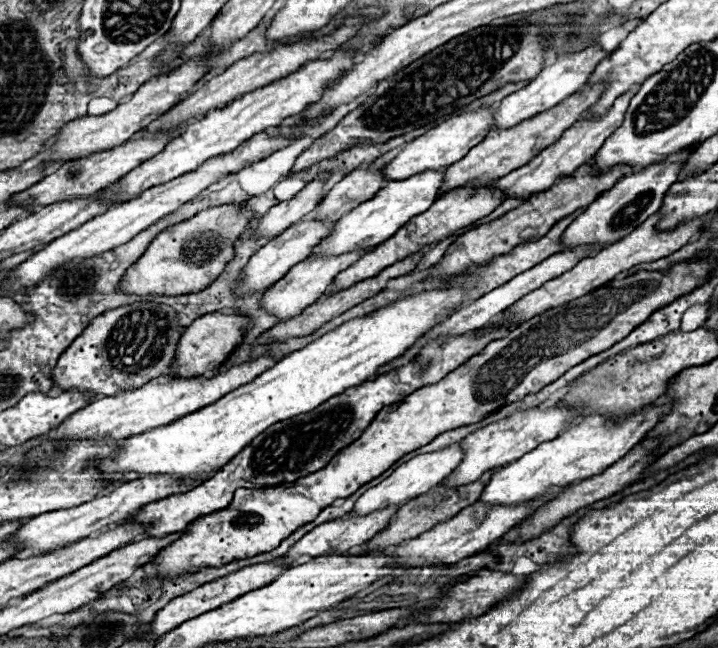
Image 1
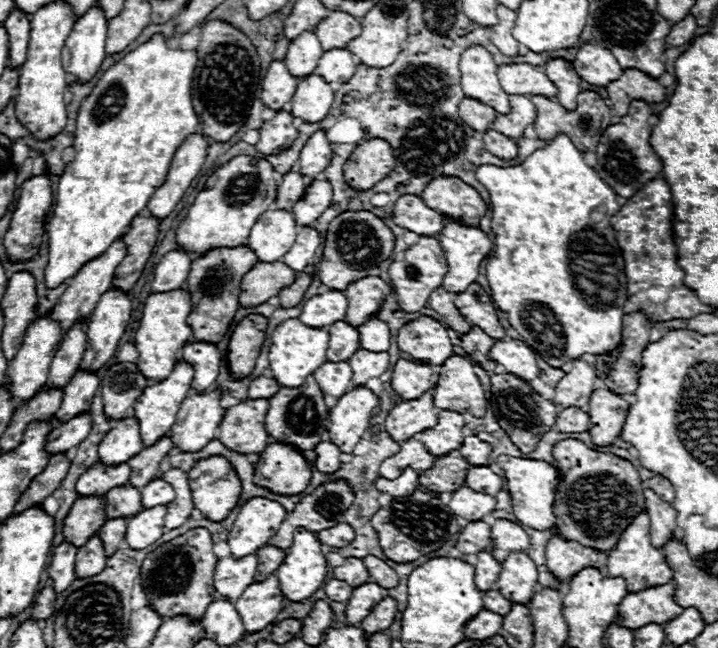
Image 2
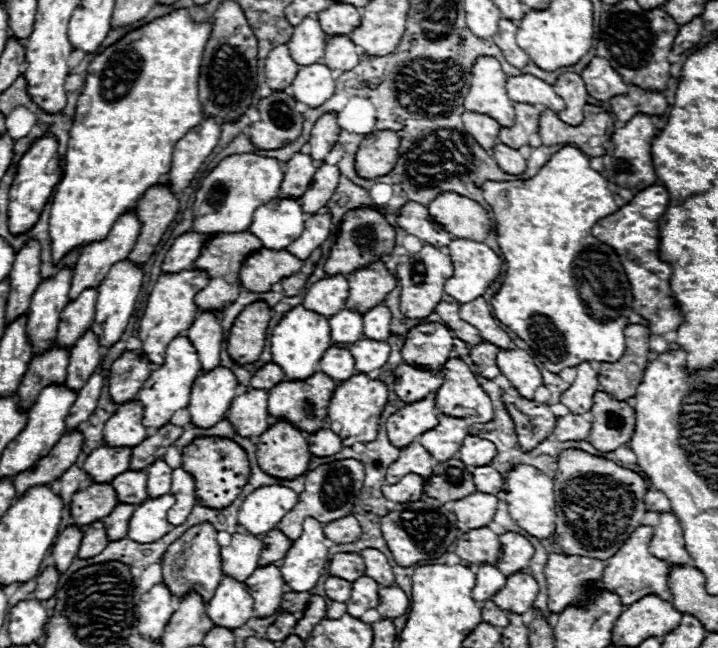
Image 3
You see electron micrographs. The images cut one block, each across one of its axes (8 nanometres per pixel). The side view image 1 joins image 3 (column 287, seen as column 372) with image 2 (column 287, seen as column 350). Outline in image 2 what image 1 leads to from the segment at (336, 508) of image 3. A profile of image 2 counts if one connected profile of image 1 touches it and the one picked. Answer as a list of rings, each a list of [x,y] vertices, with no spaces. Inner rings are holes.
[[[332,480],[332,482],[324,482],[320,484],[314,492],[306,494],[292,512],[286,514],[286,520],[282,522],[282,528],[278,528],[278,532],[274,534],[274,540],[270,540],[270,544],[278,546],[278,548],[290,548],[292,546],[292,536],[296,528],[310,528],[312,532],[320,532],[322,528],[330,528],[334,524],[340,522],[340,518],[346,514],[346,510],[350,508],[350,504],[354,502],[354,490],[348,486],[348,482],[344,480]]]

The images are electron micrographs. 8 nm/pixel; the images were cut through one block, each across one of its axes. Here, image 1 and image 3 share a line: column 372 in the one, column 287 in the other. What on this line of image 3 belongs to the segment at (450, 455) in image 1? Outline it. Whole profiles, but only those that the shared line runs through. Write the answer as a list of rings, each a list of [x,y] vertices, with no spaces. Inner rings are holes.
[[[262,486],[246,496],[240,506],[238,524],[254,536],[266,534],[278,526],[278,520],[294,508],[298,494],[286,486]]]

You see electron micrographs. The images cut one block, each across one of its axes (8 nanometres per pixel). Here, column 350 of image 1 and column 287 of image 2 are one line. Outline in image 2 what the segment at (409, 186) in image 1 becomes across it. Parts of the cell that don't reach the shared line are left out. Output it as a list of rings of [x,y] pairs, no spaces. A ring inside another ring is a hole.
[[[266,210],[254,224],[248,246],[254,248],[260,262],[274,262],[280,260],[296,240],[298,224],[294,214],[288,210]]]

